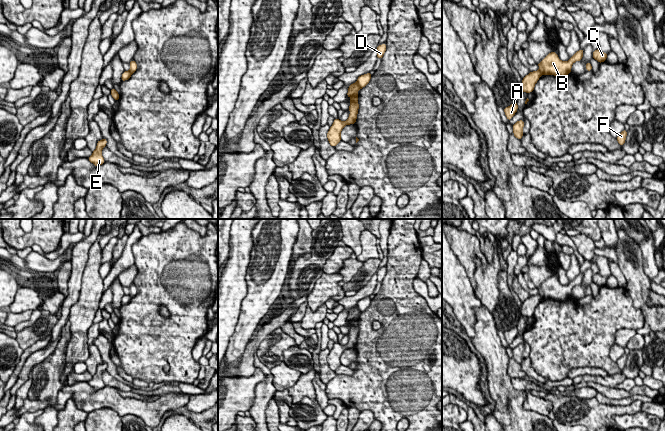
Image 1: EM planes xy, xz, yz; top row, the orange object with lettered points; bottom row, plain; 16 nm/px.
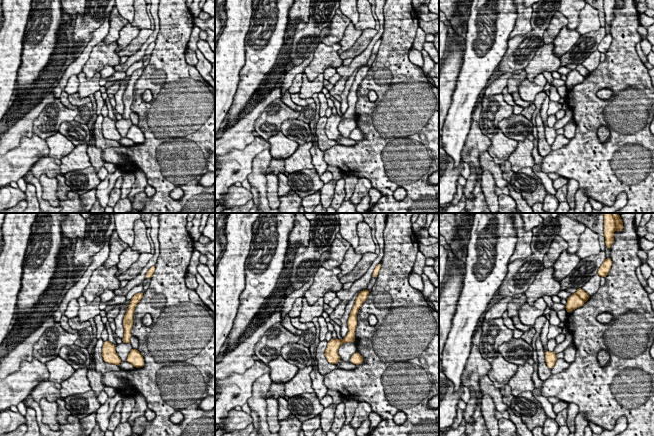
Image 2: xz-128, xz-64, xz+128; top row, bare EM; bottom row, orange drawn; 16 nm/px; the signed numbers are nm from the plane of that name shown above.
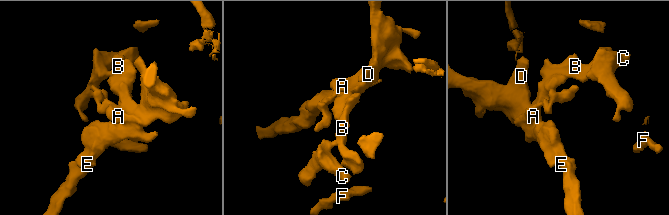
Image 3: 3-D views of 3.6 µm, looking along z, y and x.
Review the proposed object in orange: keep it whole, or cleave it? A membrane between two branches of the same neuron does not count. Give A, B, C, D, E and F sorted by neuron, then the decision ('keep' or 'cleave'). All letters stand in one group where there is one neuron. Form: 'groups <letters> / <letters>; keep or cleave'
groups A F / B C D E; cleave

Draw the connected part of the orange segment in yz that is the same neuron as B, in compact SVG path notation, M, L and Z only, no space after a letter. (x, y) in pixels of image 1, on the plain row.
M584 274L577 275L568 285L564 286L559 283L559 280L552 275L540 287L539 294L544 299L554 299L562 301L571 297L572 288L576 285L581 285Z

